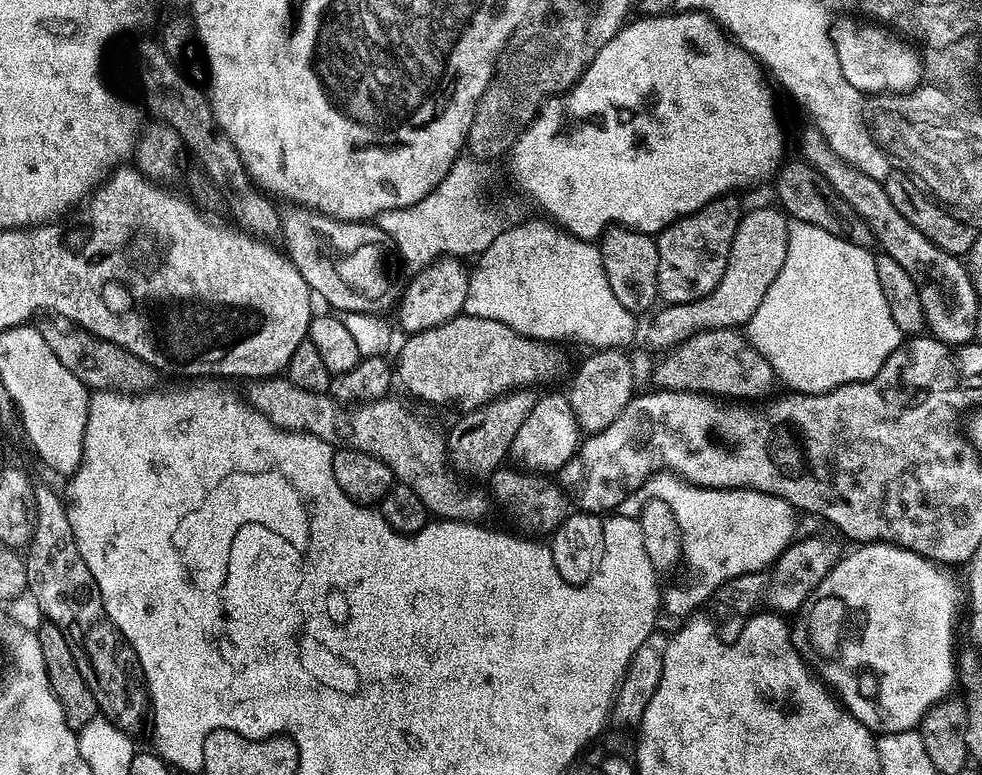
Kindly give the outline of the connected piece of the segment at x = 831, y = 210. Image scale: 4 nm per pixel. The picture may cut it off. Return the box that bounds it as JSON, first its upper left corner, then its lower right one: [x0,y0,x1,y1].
[775,159,874,249]

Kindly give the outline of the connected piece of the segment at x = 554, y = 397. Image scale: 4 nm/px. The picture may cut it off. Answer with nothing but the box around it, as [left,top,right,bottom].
[511,392,582,474]

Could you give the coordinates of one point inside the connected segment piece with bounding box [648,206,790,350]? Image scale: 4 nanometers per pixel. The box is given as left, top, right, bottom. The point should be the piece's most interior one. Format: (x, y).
(759, 248)

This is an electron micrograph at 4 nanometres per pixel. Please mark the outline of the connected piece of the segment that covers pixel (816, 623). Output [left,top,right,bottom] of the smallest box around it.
[791,542,962,734]

